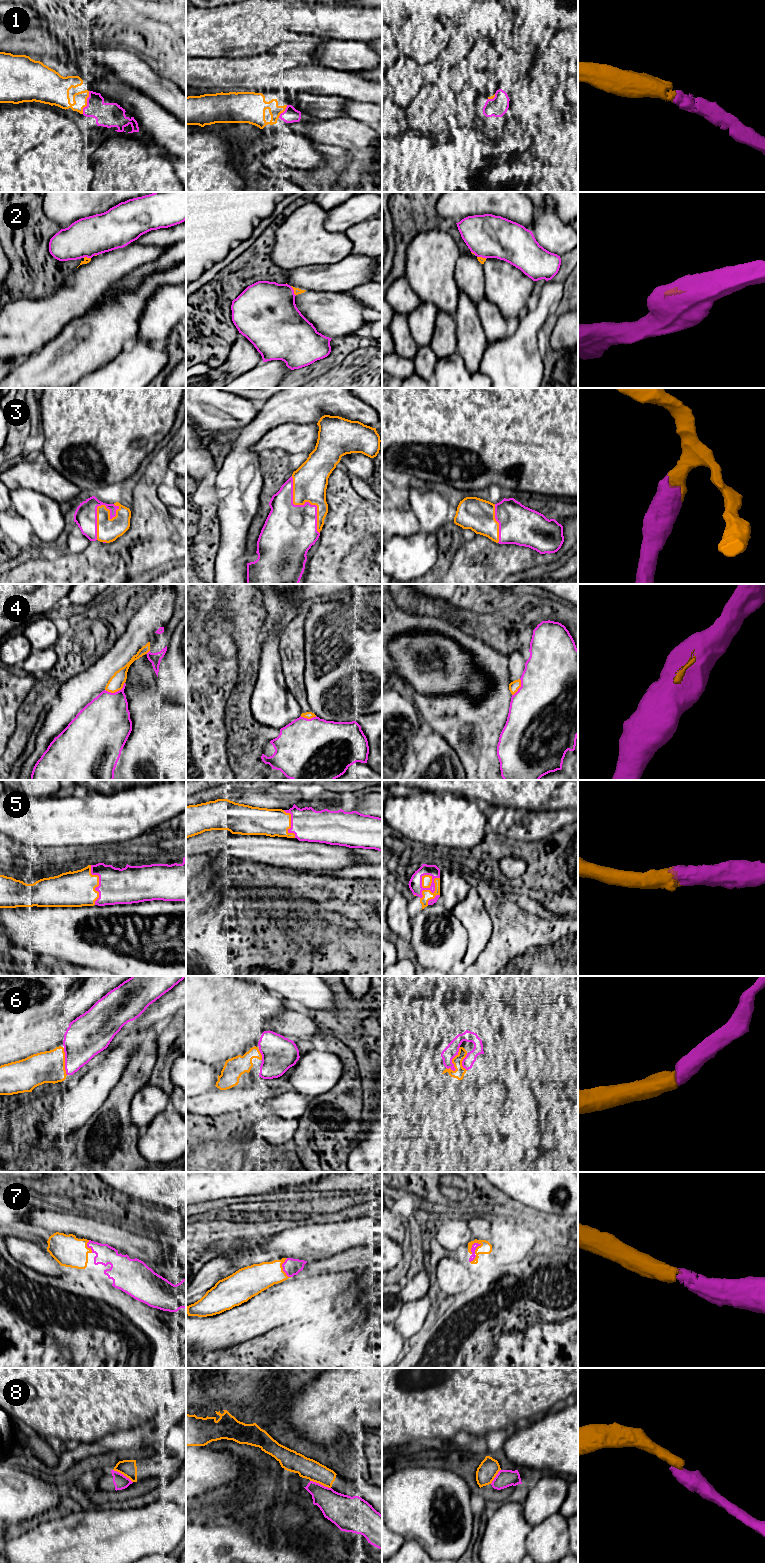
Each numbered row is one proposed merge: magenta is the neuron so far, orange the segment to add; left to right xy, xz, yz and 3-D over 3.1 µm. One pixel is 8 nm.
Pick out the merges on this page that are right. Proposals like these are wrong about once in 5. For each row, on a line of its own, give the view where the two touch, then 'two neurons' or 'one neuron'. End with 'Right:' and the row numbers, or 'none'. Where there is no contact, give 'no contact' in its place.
1: contact in xy; one neuron
2: contact in xz; one neuron
3: contact in xz; one neuron
4: contact in xy; one neuron
5: contact in yz; one neuron
6: contact in yz; one neuron
7: contact in yz; one neuron
8: contact in xz; two neurons
Right: 1, 2, 3, 4, 5, 6, 7

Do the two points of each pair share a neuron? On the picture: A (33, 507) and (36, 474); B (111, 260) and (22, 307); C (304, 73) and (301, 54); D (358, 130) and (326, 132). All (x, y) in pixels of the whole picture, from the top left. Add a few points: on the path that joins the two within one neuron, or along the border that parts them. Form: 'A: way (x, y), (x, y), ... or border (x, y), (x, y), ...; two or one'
A: border (11, 491), (28, 488), (39, 491), (56, 502); two
B: way (89, 282), (63, 306), (44, 307); one
C: border (297, 64), (313, 65); two
D: way (350, 132), (334, 132); one

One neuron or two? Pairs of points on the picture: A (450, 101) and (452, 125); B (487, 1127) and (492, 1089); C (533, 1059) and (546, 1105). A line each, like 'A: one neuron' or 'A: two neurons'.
A: one neuron
B: one neuron
C: one neuron

